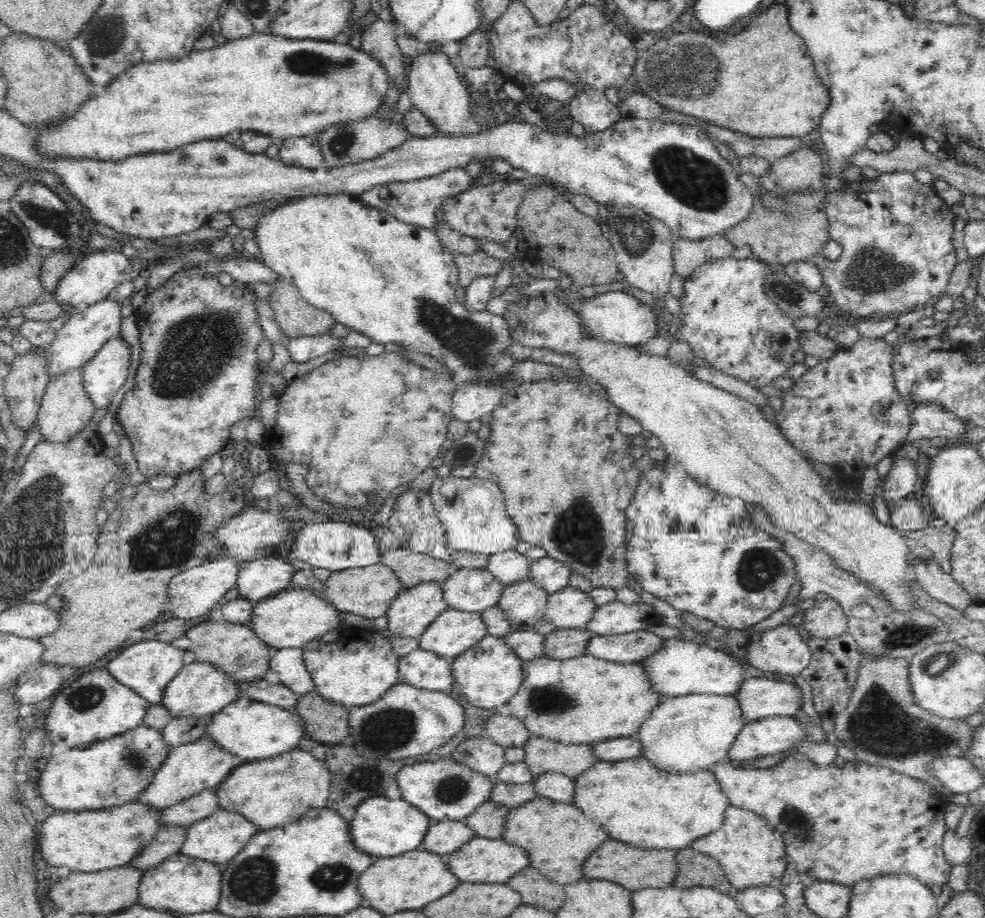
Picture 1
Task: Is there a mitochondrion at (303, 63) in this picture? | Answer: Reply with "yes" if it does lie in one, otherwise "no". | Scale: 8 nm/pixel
yes

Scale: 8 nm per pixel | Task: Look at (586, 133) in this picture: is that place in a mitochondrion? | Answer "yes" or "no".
no

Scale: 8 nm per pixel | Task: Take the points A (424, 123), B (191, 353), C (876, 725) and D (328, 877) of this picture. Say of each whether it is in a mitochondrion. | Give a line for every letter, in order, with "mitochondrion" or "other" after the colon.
A: other
B: mitochondrion
C: mitochondrion
D: mitochondrion

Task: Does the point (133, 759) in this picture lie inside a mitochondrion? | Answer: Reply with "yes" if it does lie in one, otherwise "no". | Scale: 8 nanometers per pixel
yes

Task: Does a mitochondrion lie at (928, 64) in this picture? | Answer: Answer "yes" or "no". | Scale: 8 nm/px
no

